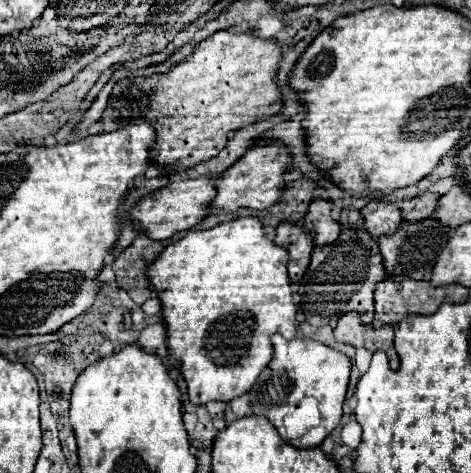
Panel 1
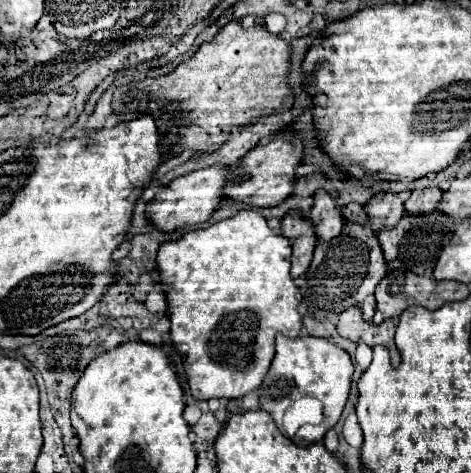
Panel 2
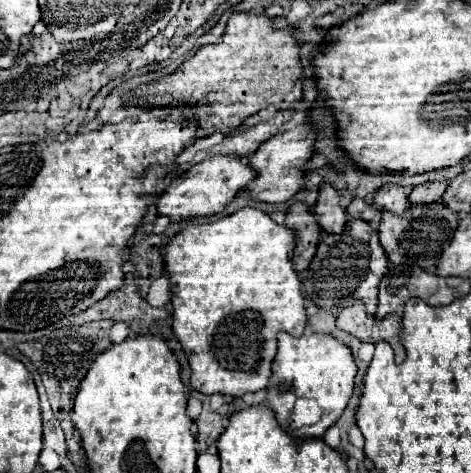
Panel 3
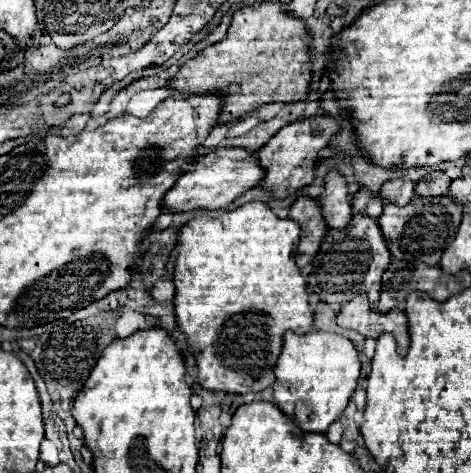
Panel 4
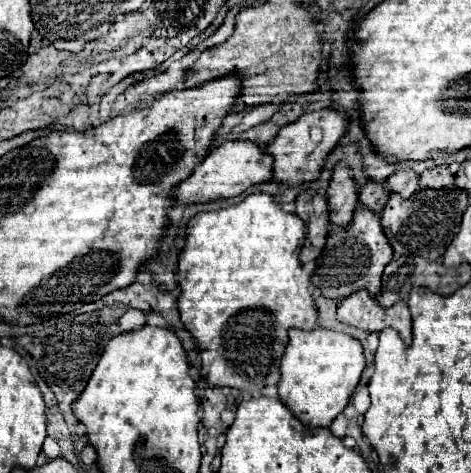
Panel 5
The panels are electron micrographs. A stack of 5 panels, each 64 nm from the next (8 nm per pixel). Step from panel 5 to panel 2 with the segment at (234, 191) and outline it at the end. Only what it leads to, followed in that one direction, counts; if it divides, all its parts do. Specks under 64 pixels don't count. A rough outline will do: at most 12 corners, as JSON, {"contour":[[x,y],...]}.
{"contour":[[234,168],[172,180],[148,204],[160,232],[206,222]]}

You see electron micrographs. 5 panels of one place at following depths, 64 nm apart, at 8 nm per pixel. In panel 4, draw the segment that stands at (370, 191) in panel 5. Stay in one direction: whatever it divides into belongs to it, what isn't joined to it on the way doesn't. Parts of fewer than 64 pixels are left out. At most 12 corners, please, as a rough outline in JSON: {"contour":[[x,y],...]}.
{"contour":[[358,190],[352,212],[376,220],[384,208],[376,194]]}

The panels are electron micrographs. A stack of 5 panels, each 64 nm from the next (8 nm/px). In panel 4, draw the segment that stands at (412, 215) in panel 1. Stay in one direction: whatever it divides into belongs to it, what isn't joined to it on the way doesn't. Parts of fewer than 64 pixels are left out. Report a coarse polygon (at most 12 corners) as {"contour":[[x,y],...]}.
{"contour":[[432,172],[414,188],[416,196],[444,196],[450,180]]}

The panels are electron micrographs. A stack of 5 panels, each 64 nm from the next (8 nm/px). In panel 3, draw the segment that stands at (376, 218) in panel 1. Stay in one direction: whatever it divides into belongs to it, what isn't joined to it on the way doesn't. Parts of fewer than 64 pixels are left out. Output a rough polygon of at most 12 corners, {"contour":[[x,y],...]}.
{"contour":[[388,184],[374,196],[380,212],[400,214],[408,208],[408,188]]}

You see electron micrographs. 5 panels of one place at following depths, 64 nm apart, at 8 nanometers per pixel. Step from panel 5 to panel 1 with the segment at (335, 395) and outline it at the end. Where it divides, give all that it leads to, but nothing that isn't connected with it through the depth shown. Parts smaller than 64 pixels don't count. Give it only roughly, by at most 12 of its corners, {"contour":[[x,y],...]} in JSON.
{"contour":[[272,336],[274,356],[248,392],[296,448],[340,424],[346,354]]}

